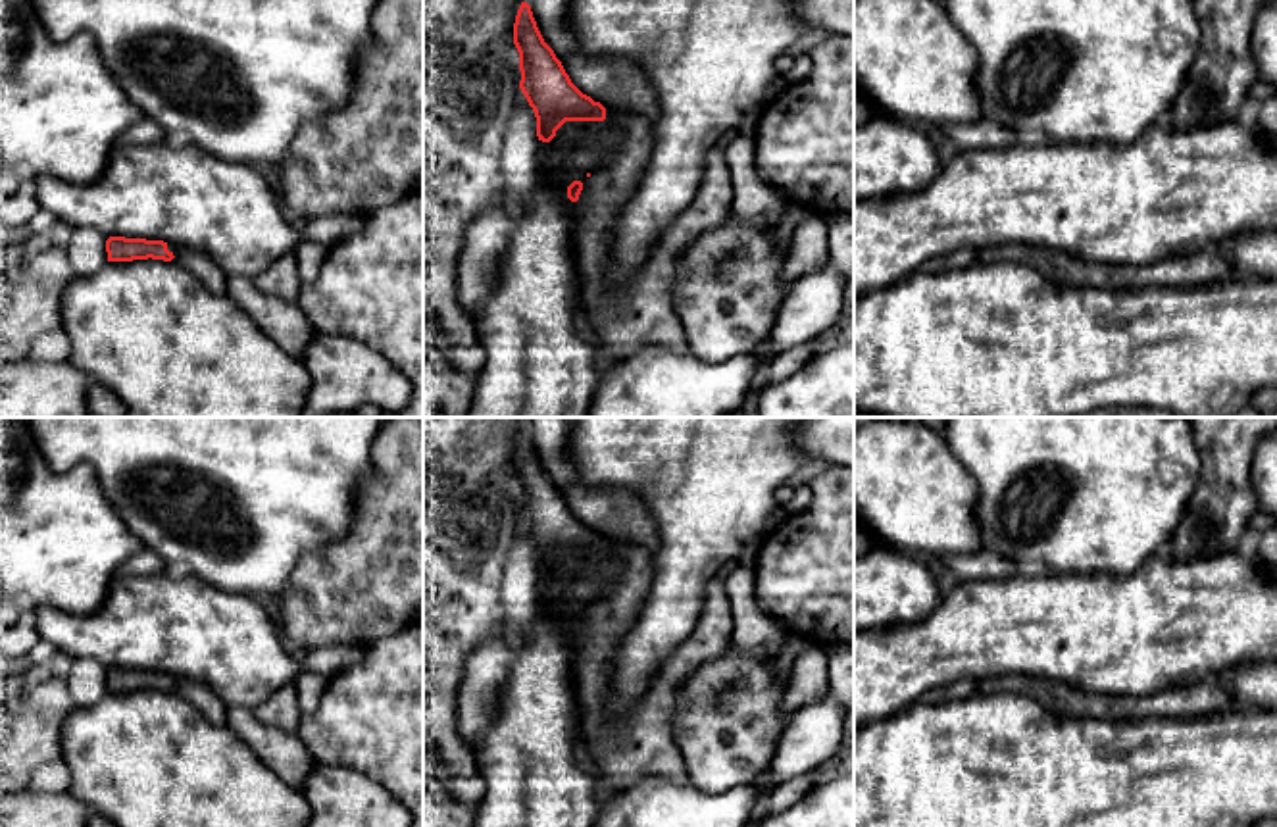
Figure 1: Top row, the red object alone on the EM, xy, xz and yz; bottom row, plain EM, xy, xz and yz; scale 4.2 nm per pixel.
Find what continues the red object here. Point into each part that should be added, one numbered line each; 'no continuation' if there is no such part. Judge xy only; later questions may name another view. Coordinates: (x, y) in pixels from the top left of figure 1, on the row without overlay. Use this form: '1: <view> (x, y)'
1: xy (199, 695)

